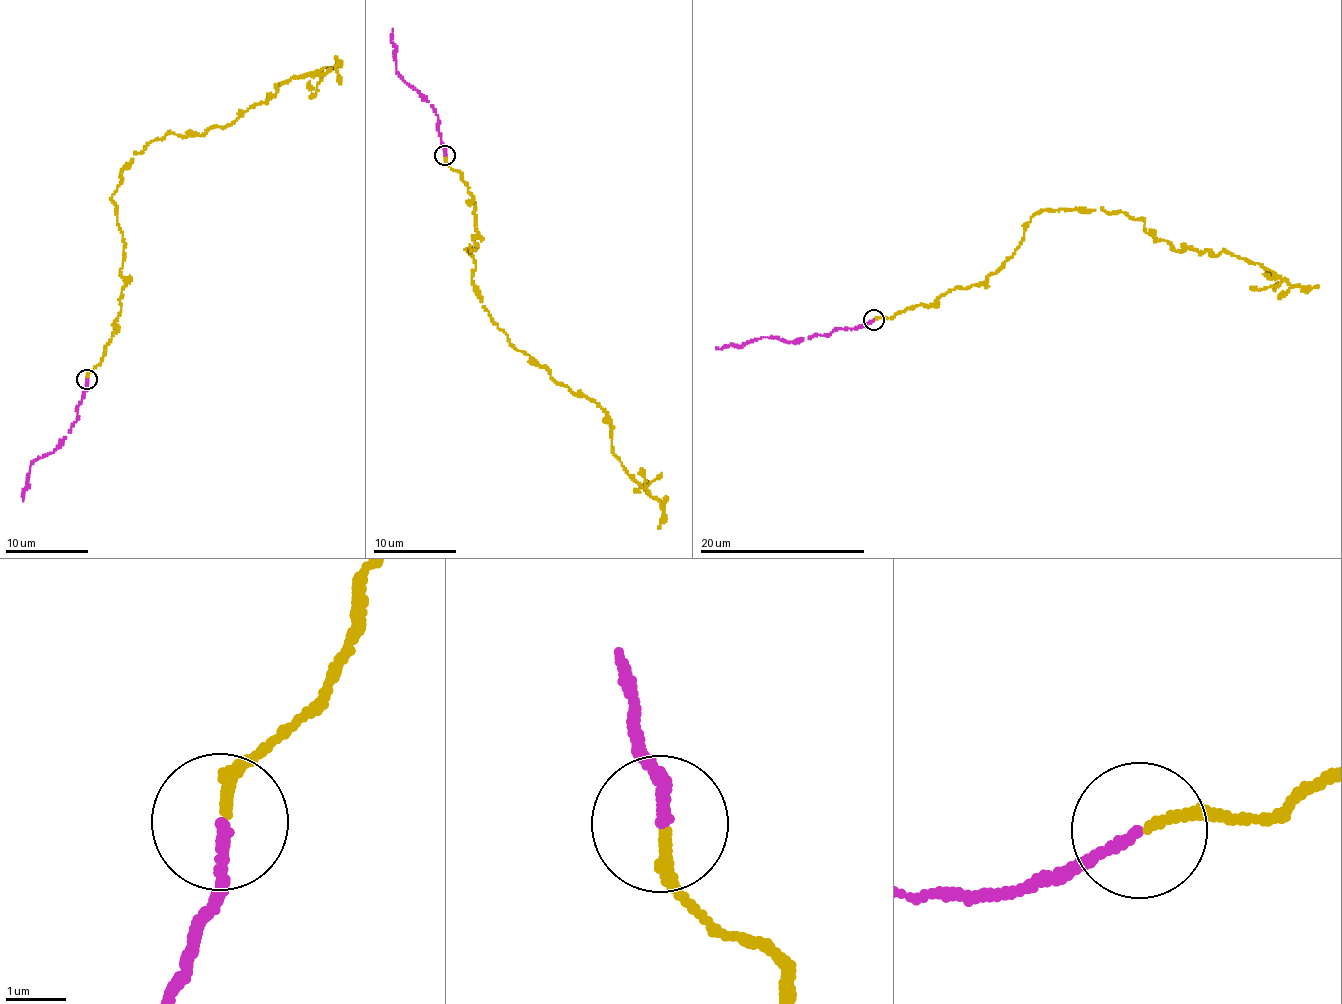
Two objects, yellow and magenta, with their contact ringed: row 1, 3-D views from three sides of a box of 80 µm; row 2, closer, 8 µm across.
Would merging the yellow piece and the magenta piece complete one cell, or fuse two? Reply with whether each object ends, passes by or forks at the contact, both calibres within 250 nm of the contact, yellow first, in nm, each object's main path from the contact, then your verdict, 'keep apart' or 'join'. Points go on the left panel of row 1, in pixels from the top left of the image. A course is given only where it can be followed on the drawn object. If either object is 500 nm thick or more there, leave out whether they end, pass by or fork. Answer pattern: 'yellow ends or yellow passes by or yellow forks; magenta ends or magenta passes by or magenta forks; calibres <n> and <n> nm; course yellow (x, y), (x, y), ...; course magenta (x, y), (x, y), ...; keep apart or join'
yellow ends; magenta ends; calibres 150 and 170 nm; course yellow (86, 378), (117, 330), (124, 242), (112, 197), (124, 165), (172, 133), (232, 124), (335, 56); course magenta (86, 379), (73, 424), (56, 449), (30, 465), (23, 499); join

